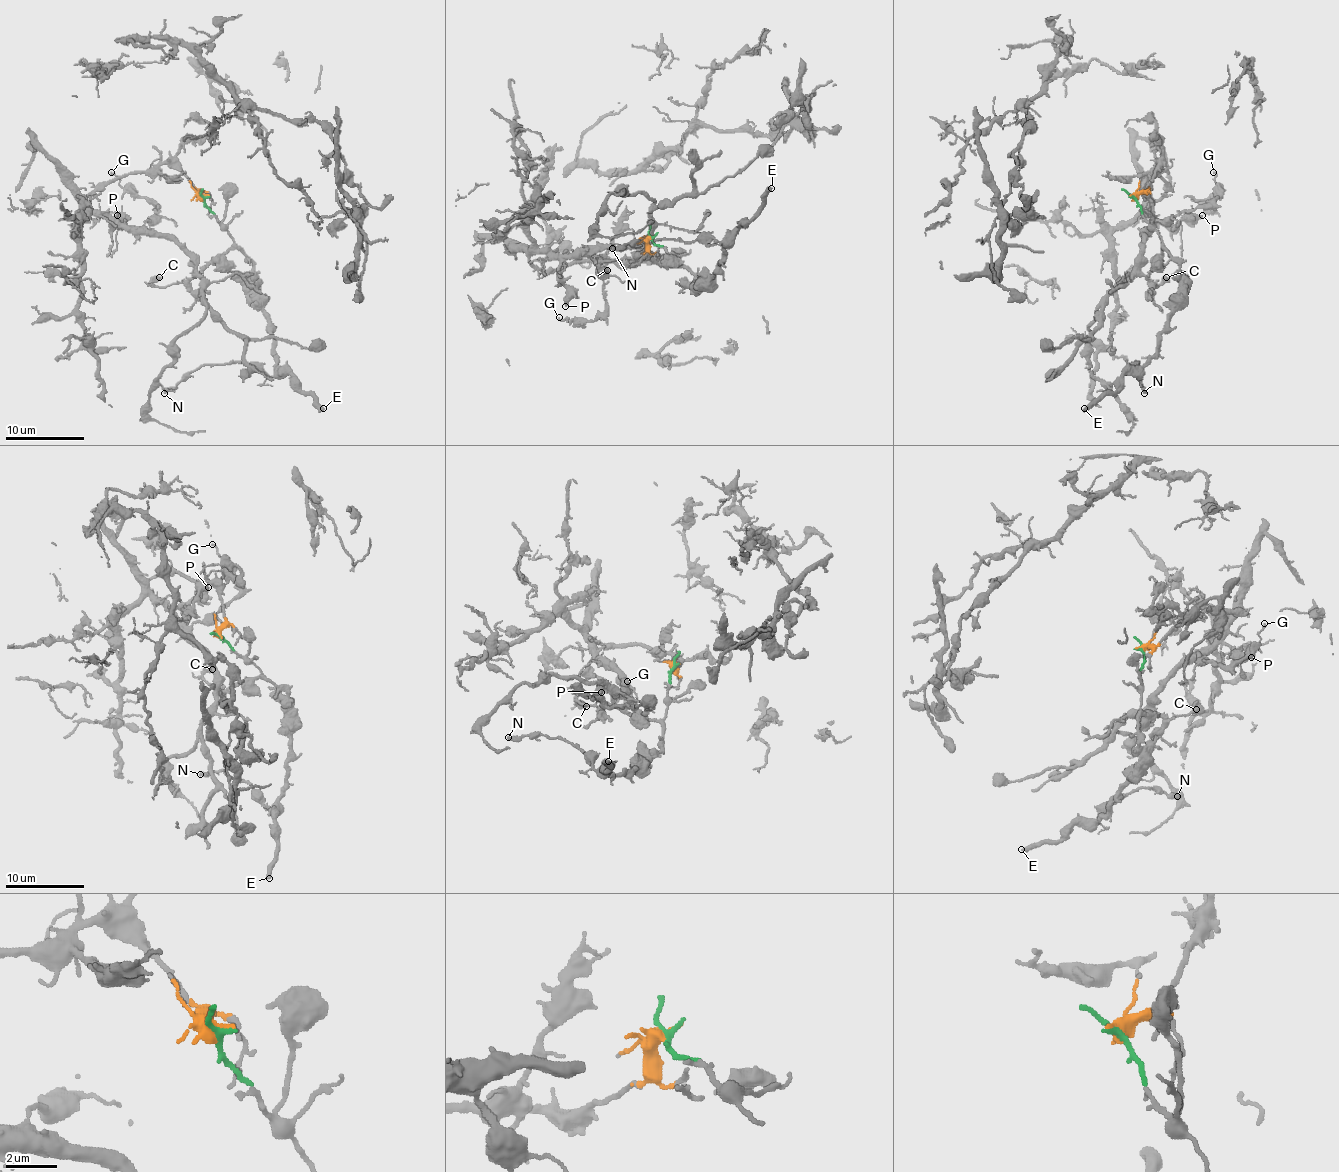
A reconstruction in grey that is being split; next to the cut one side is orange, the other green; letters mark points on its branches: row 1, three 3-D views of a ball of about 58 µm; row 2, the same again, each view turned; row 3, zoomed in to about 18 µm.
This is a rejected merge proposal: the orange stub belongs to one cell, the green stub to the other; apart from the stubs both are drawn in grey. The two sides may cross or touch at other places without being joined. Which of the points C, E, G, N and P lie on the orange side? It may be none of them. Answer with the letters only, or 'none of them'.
G, P

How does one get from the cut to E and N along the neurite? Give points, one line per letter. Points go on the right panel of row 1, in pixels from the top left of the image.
E: (1133, 197), (1162, 248), (1178, 264), (1180, 290), (1172, 298), (1160, 346), (1113, 393), (1083, 409)
N: (1133, 197), (1162, 248), (1178, 264), (1180, 290), (1172, 298), (1160, 346), (1137, 375), (1135, 363), (1145, 393)

